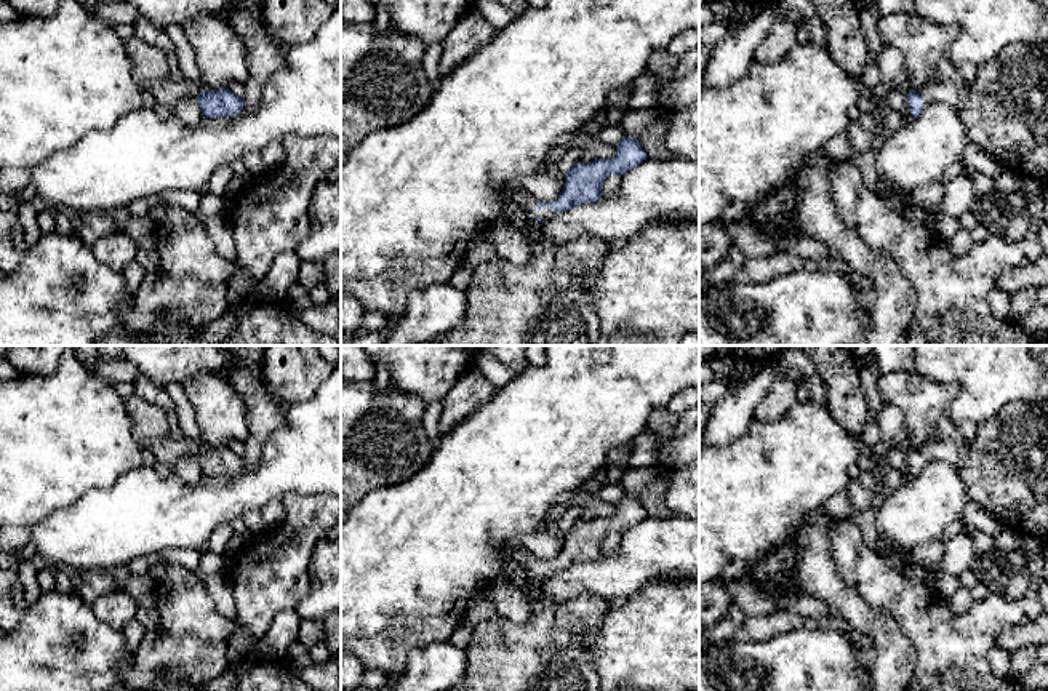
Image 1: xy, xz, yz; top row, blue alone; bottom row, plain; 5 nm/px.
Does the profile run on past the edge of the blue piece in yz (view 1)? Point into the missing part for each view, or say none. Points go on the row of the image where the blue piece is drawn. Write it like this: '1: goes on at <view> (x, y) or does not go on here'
1: goes on at yz (1005, 107)

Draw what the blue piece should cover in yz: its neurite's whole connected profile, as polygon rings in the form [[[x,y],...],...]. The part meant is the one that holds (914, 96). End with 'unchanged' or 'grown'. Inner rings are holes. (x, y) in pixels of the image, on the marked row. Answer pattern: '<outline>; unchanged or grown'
[[[1048,42],[1005,46],[973,80],[944,56],[931,80],[906,96],[914,117],[934,102],[952,106],[965,123],[968,142],[994,155],[1018,178],[1030,178],[1048,187]]]; grown

